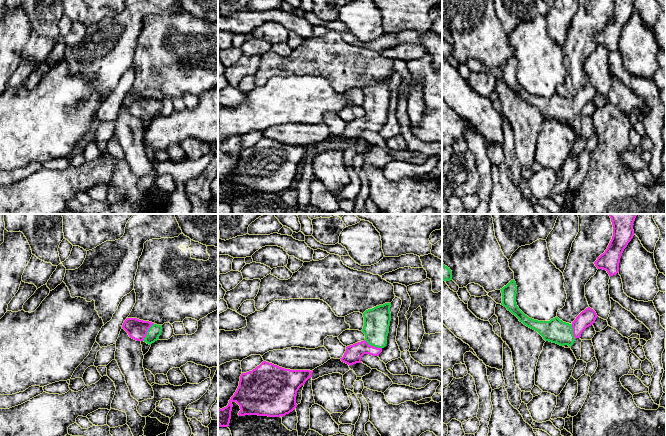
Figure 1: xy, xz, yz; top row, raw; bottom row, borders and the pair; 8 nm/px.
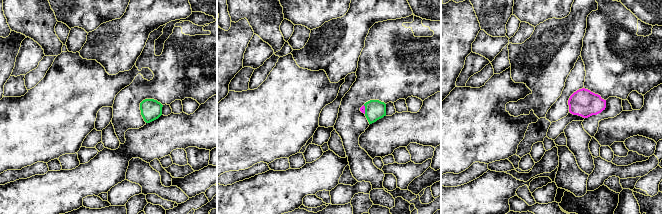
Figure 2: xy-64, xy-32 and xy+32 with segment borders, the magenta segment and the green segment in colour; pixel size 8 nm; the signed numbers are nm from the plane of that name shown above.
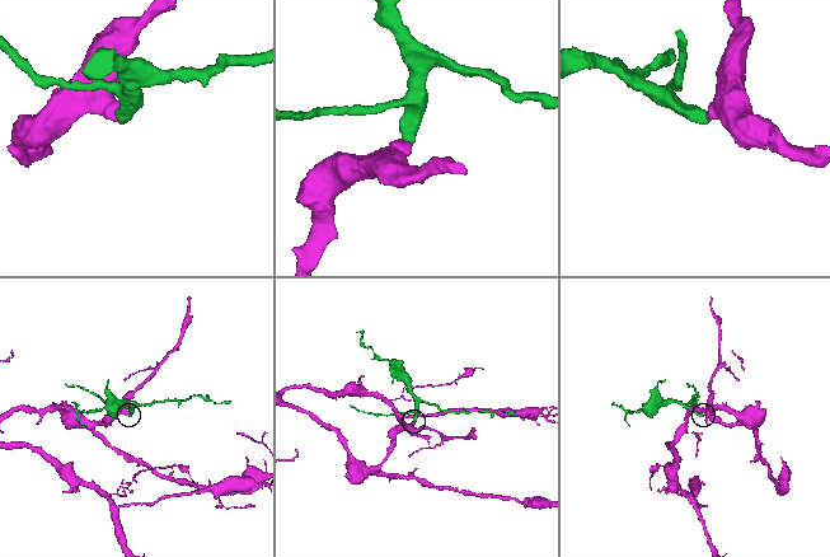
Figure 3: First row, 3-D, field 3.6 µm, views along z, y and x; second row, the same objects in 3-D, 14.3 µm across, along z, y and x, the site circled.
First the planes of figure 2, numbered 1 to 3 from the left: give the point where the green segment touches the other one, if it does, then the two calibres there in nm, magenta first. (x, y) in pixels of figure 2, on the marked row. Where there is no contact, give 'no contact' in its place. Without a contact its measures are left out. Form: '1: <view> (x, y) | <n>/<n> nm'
1: no contact
2: xy-32 (364, 109) | 50/160 nm
3: no contact

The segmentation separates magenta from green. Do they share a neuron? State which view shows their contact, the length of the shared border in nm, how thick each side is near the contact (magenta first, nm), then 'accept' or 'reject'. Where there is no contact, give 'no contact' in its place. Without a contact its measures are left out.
contact in xy; length 170 nm; calibres 160 and 100 nm; accept

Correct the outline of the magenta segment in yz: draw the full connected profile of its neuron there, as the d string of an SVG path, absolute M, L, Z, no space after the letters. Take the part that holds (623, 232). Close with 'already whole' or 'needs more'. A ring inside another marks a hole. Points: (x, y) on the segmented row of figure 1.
M609 214L613 225L612 239L603 254L594 262L597 269L606 270L609 276L619 272L620 258L634 236L633 223L637 214Z | already whole

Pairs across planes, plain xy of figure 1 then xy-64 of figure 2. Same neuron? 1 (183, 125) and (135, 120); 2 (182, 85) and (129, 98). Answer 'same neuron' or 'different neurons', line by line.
1: different neurons
2: same neuron

